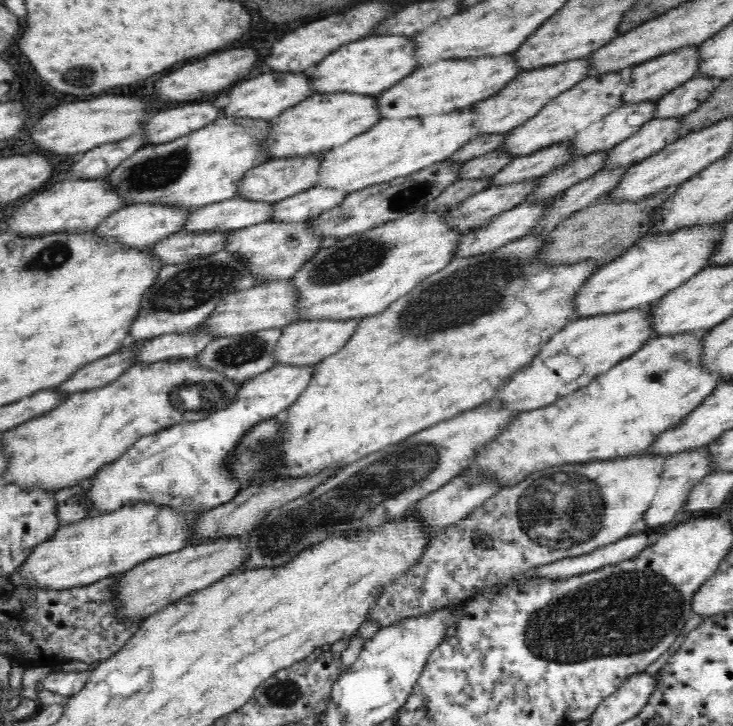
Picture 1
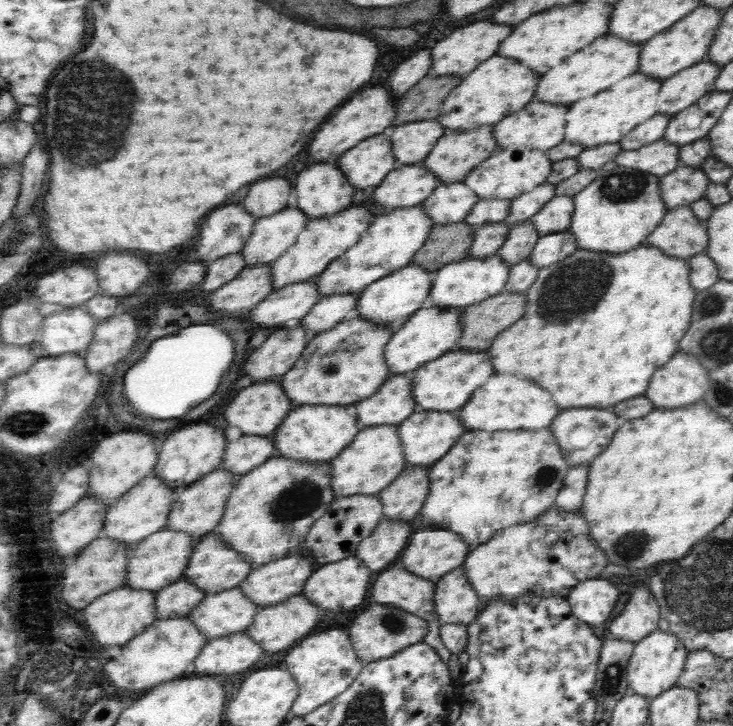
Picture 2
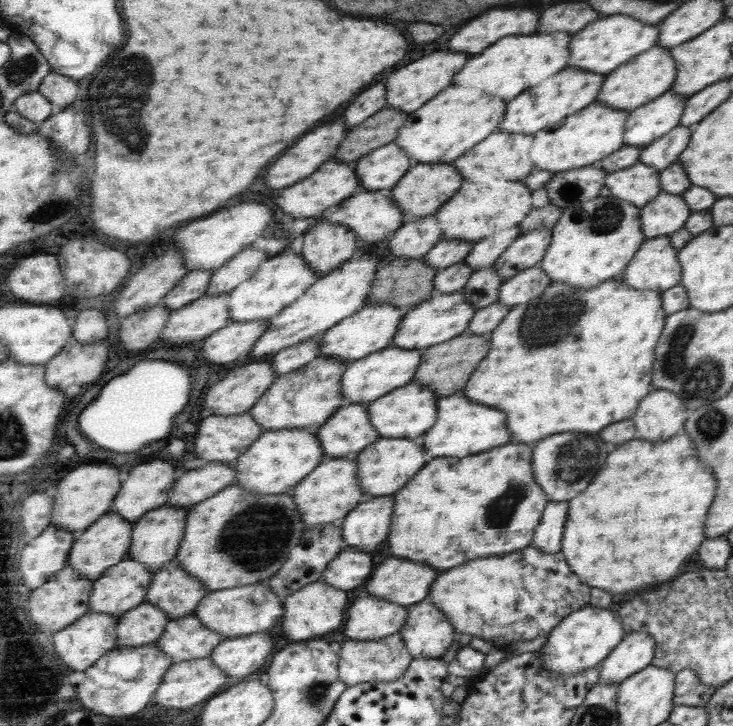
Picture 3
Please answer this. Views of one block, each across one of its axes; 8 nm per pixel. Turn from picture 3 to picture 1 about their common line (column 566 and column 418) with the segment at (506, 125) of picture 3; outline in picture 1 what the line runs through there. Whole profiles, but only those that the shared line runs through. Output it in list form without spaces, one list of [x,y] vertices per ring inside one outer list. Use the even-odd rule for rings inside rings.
[[[490,56],[482,60],[442,60],[440,64],[434,64],[430,68],[418,68],[404,80],[392,88],[386,89],[376,97],[375,106],[378,107],[378,114],[382,119],[409,119],[410,117],[420,118],[426,115],[444,114],[456,111],[459,108],[470,107],[481,100],[494,96],[519,73],[518,64],[515,63],[515,56],[496,56],[490,60]]]

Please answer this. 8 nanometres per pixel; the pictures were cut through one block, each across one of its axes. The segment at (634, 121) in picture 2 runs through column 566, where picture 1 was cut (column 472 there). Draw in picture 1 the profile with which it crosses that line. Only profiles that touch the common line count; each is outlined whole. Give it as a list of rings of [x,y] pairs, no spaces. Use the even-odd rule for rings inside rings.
[[[470,107],[420,118],[381,118],[367,132],[324,153],[314,186],[342,189],[350,194],[373,184],[385,183],[421,171],[432,163],[448,159],[477,137],[471,120]]]

